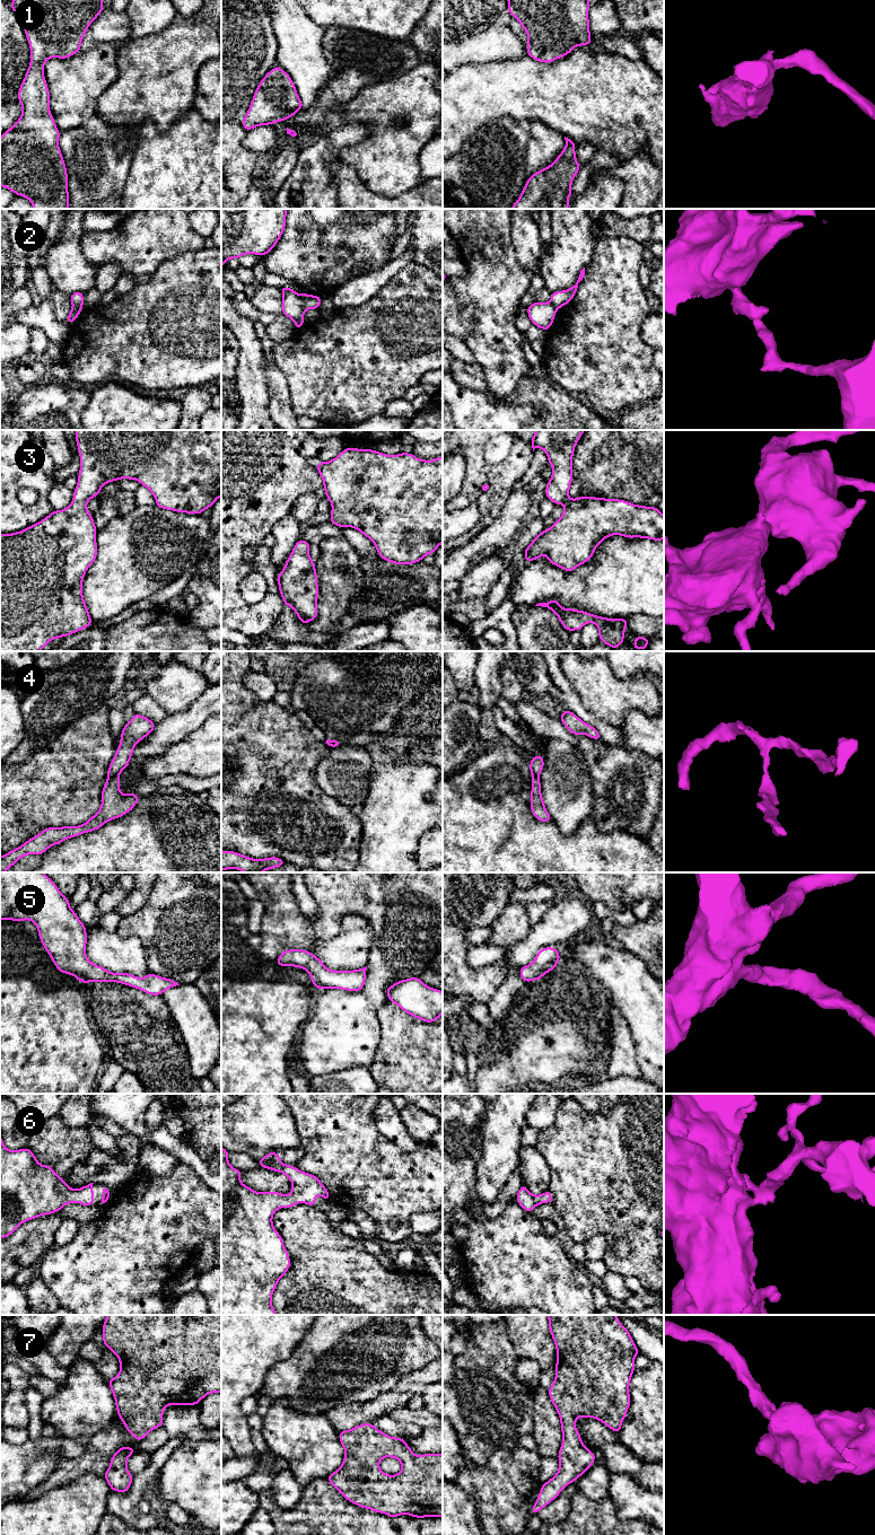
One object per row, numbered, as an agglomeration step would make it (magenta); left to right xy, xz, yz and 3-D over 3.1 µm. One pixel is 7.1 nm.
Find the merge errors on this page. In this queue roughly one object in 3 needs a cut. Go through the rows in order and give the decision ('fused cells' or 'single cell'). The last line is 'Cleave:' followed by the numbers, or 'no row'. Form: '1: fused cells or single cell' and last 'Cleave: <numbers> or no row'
1: single cell
2: fused cells
3: single cell
4: fused cells
5: single cell
6: single cell
7: single cell
Cleave: 2, 4

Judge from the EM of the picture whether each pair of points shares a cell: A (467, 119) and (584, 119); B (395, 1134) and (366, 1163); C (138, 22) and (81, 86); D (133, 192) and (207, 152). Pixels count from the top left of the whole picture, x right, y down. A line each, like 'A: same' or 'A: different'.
A: same
B: different
C: different
D: same

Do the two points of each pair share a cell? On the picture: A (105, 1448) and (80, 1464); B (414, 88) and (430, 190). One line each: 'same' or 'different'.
A: same
B: same

